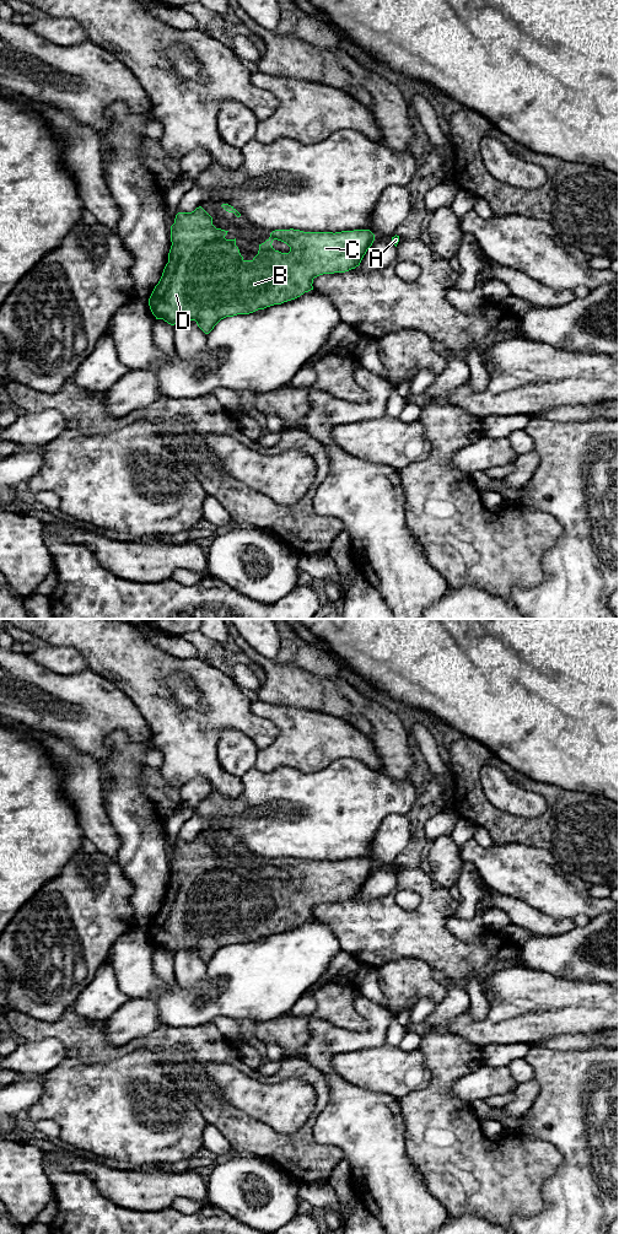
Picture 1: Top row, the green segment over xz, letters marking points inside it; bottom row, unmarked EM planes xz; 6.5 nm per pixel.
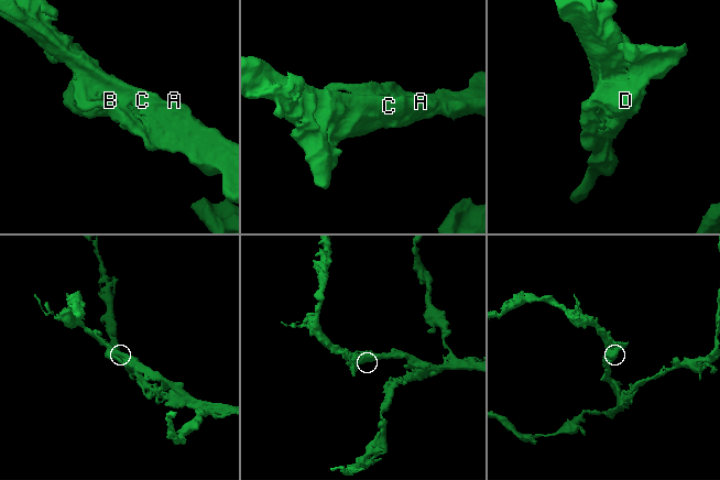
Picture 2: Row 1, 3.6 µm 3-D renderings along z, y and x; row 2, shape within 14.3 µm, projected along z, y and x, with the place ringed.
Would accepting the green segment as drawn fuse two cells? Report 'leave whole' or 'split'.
leave whole

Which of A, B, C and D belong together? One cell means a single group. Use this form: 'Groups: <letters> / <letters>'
Groups: A B C D

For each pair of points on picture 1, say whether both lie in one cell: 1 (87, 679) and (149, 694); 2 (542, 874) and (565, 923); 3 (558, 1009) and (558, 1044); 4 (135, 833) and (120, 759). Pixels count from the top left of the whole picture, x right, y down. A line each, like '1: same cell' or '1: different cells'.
1: different cells
2: different cells
3: different cells
4: same cell

